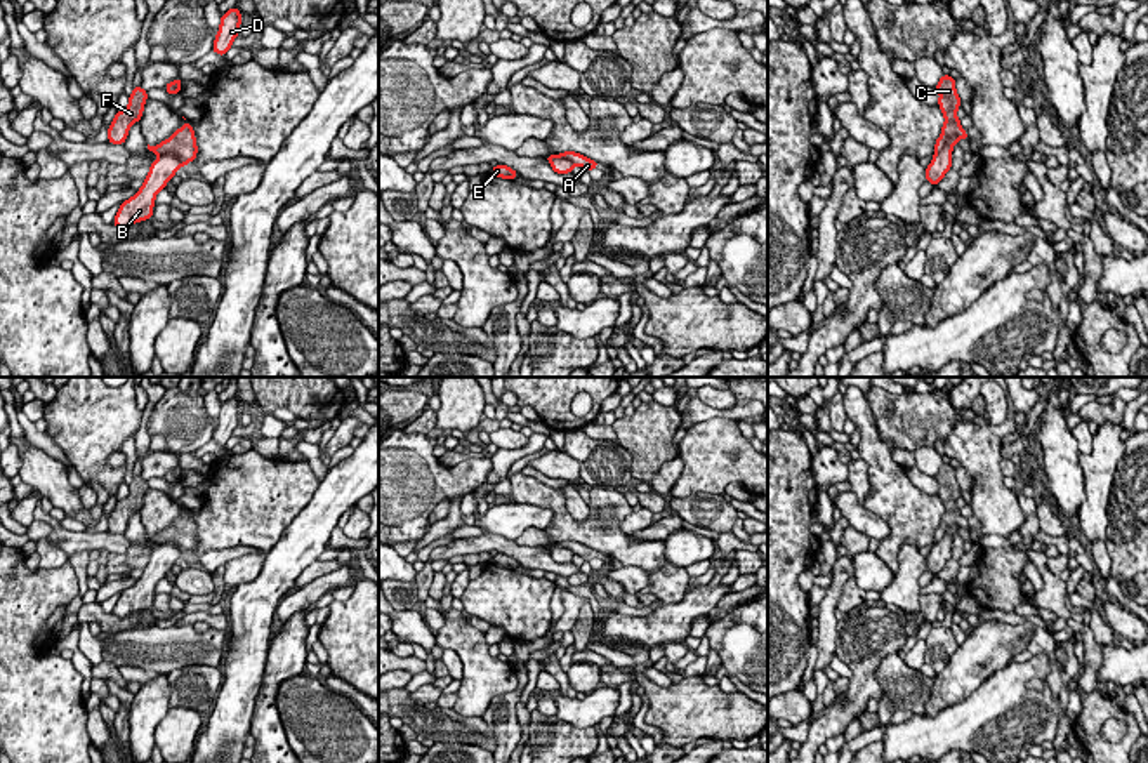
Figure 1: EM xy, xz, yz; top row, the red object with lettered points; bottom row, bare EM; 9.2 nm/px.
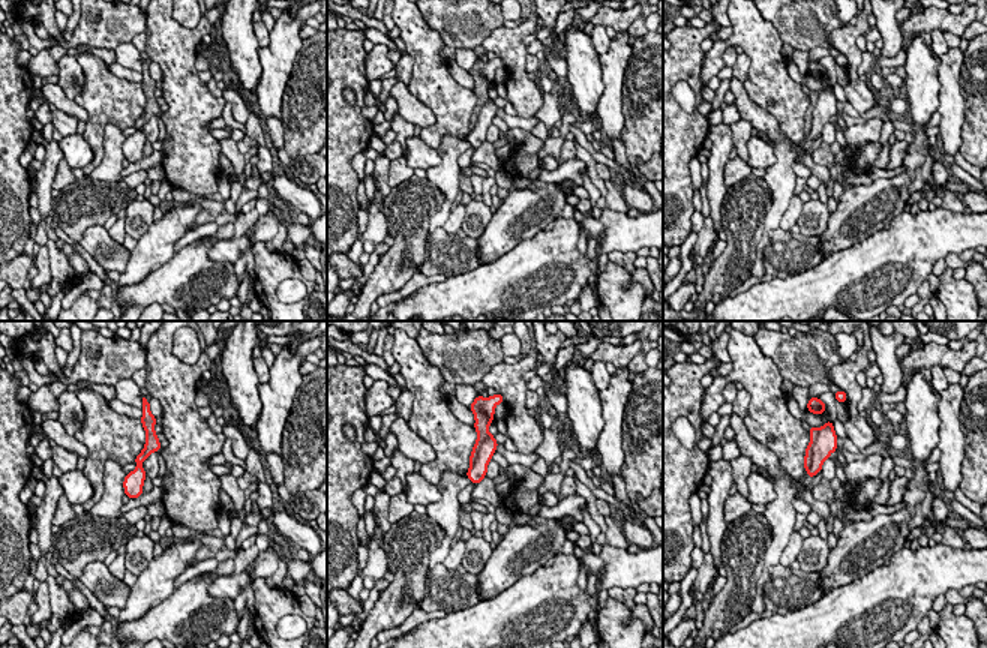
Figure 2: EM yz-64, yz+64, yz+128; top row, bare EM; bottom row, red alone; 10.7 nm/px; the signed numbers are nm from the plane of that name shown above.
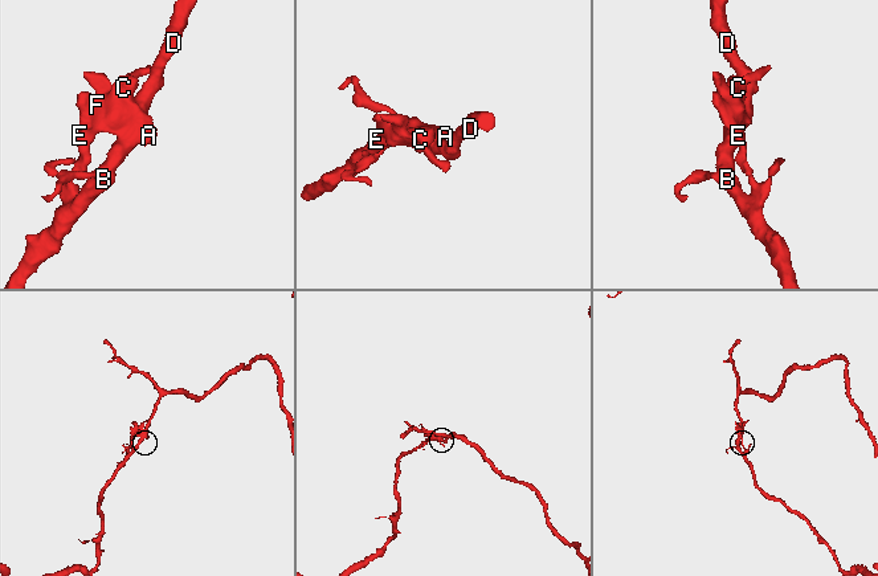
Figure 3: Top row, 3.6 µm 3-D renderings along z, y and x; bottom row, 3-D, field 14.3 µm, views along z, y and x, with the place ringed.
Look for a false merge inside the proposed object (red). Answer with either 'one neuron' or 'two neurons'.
two neurons

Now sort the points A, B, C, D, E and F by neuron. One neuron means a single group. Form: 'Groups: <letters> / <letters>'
Groups: A C E F / B D

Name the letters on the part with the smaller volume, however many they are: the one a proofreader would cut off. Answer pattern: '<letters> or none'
A, C, E, F

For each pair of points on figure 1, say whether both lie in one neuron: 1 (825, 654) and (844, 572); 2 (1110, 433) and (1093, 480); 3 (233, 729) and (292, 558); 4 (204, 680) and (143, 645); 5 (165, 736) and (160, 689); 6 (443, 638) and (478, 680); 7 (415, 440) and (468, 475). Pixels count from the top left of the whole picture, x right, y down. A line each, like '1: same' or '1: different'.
1: same
2: same
3: same
4: different
5: different
6: same
7: same

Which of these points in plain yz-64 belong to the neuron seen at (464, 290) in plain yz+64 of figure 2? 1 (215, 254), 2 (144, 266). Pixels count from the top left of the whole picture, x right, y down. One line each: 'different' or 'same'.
1: different
2: different

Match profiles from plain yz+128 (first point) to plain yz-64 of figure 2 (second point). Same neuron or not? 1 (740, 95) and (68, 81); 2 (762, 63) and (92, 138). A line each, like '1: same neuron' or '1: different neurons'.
1: different neurons
2: same neuron

